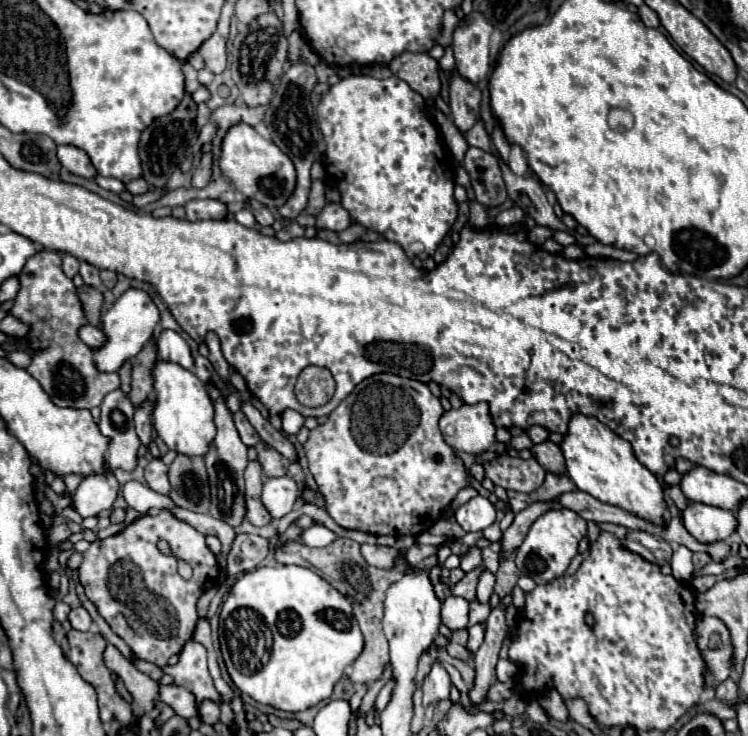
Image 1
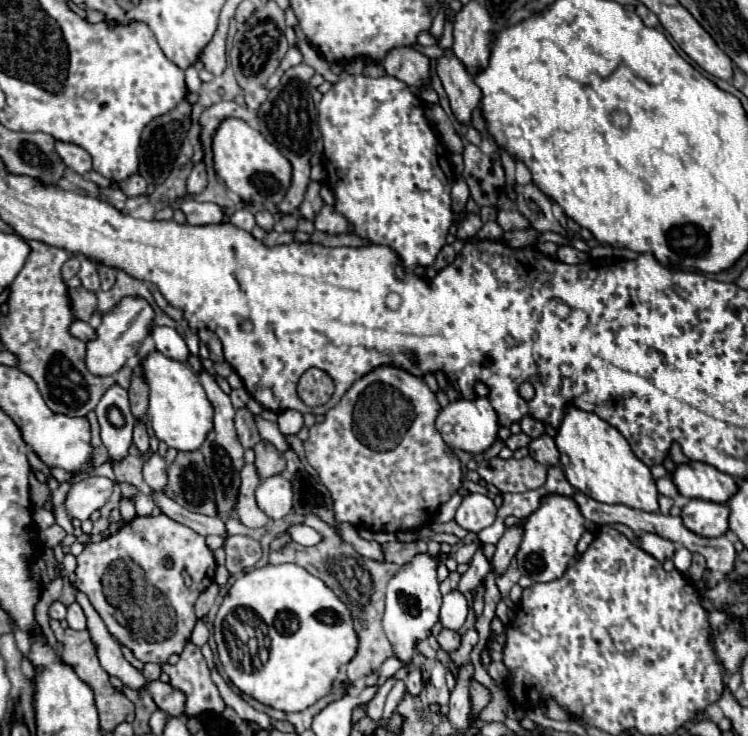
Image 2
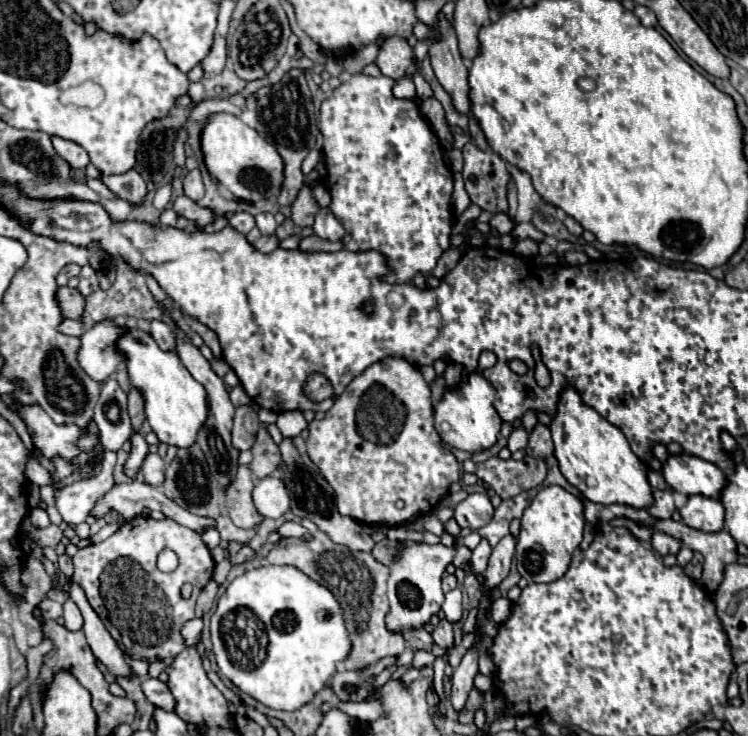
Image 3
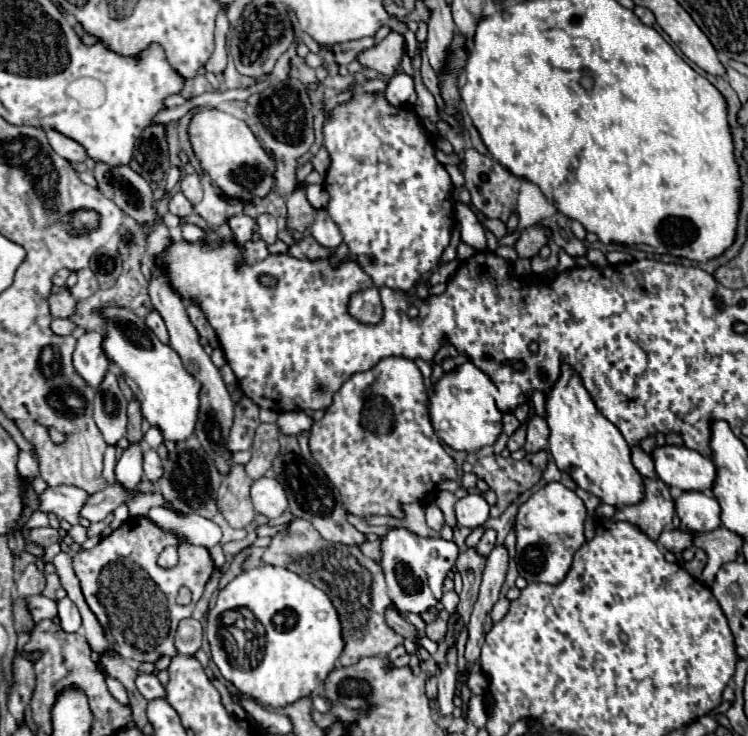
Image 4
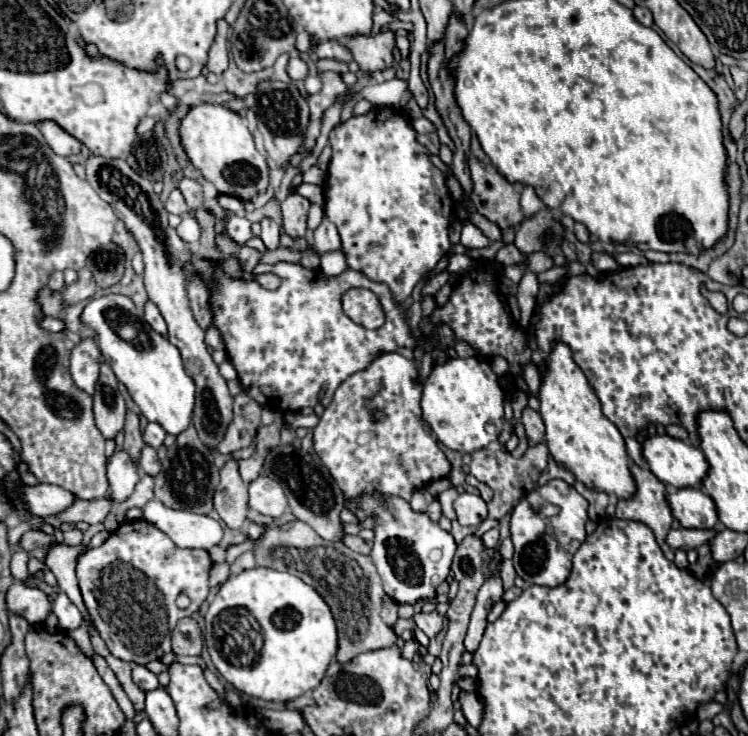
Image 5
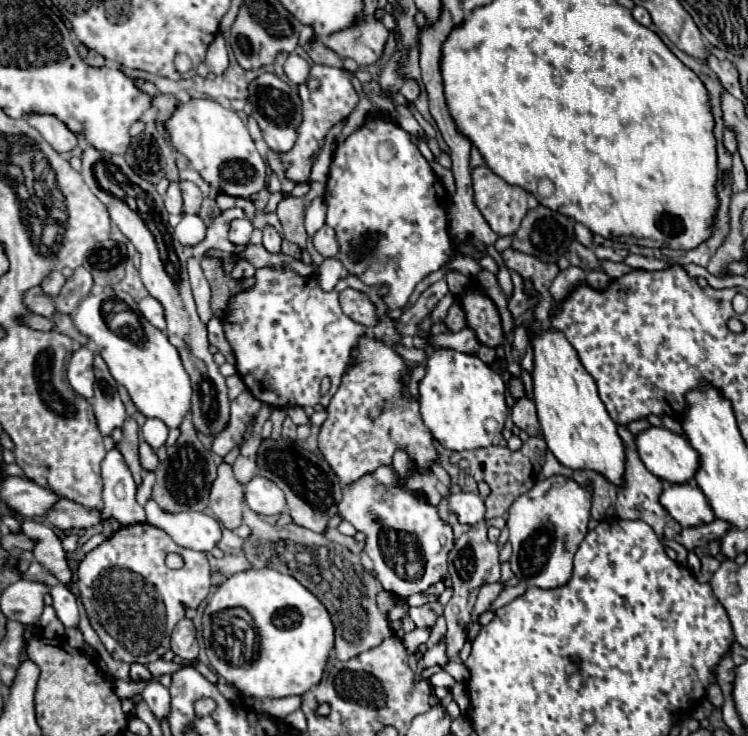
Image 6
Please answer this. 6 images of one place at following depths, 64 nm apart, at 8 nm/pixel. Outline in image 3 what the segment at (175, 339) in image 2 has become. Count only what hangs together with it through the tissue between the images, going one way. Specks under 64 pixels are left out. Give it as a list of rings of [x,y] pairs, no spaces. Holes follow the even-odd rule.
[[[152,320],[150,322],[150,334],[156,338],[156,342],[162,350],[174,350],[174,336],[172,336],[172,330],[166,322]]]

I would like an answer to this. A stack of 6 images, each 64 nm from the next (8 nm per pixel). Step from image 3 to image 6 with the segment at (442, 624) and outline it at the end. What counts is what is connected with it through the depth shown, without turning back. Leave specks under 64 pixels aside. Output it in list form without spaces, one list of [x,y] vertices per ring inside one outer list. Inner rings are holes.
[[[422,604],[422,606],[410,606],[408,610],[410,618],[416,626],[434,626],[436,618],[442,614],[440,604]]]

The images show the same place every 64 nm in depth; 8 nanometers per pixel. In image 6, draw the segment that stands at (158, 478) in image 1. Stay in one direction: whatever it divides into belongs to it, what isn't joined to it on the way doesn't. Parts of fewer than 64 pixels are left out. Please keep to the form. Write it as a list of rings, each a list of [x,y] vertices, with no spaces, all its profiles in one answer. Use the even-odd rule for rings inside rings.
[[[140,442],[140,464],[144,470],[156,470],[158,466],[158,456],[156,450],[148,442]]]

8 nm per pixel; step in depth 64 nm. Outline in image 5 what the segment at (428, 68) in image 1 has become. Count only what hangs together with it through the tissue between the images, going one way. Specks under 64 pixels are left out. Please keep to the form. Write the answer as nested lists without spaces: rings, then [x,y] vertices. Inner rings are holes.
[[[378,32],[378,34],[356,34],[346,36],[342,46],[350,50],[354,60],[358,62],[360,70],[382,70],[392,62],[392,48],[394,48],[394,34]]]

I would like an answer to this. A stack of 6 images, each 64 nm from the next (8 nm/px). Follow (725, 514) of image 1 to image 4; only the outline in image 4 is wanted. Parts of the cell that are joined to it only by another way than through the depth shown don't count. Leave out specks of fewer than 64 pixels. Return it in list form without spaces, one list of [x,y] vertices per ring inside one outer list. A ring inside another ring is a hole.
[[[682,492],[674,502],[684,528],[692,532],[710,532],[720,526],[720,504],[714,496],[704,492]]]

